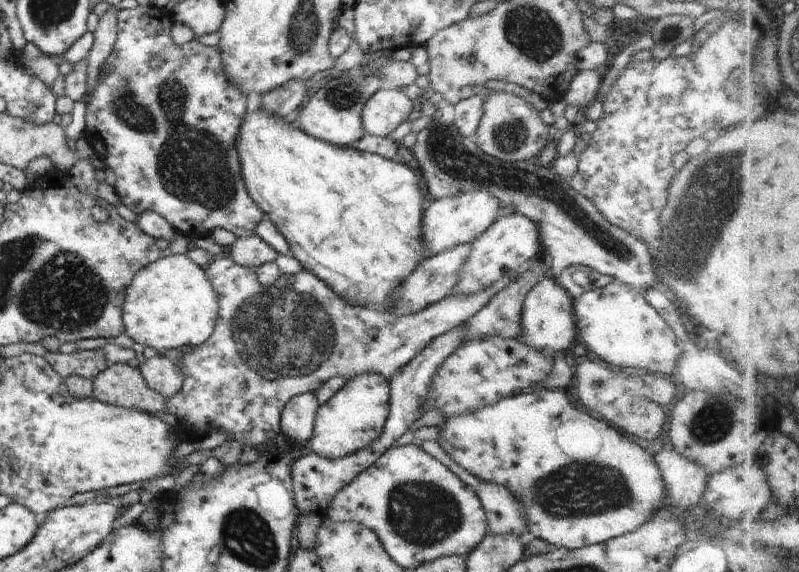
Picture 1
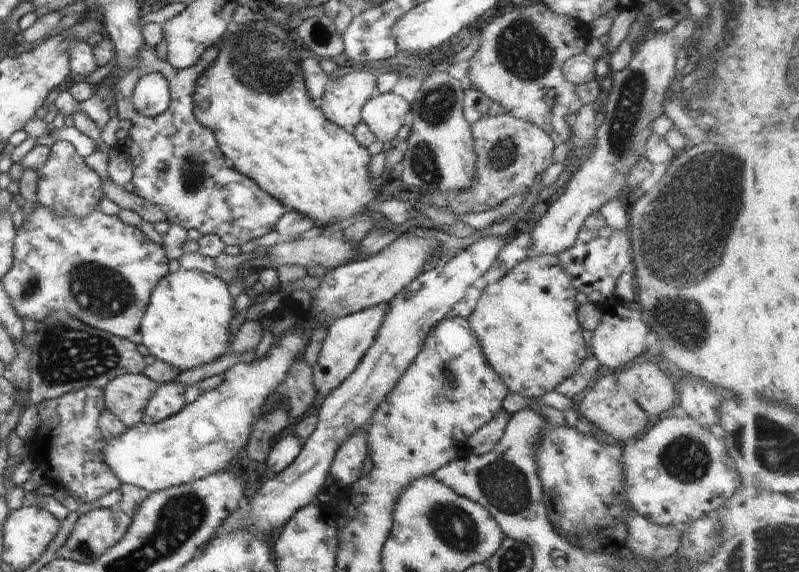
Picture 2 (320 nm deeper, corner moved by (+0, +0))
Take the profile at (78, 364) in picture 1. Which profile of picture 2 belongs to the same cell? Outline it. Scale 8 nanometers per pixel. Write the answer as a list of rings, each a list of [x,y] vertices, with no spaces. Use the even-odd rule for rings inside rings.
[[[86,387],[66,394],[63,398],[46,399],[36,405],[39,427],[30,444],[29,456],[43,470],[54,487],[72,490],[79,504],[93,502],[118,490],[122,484],[103,457],[105,438],[99,429],[98,419],[105,410],[103,389]]]

